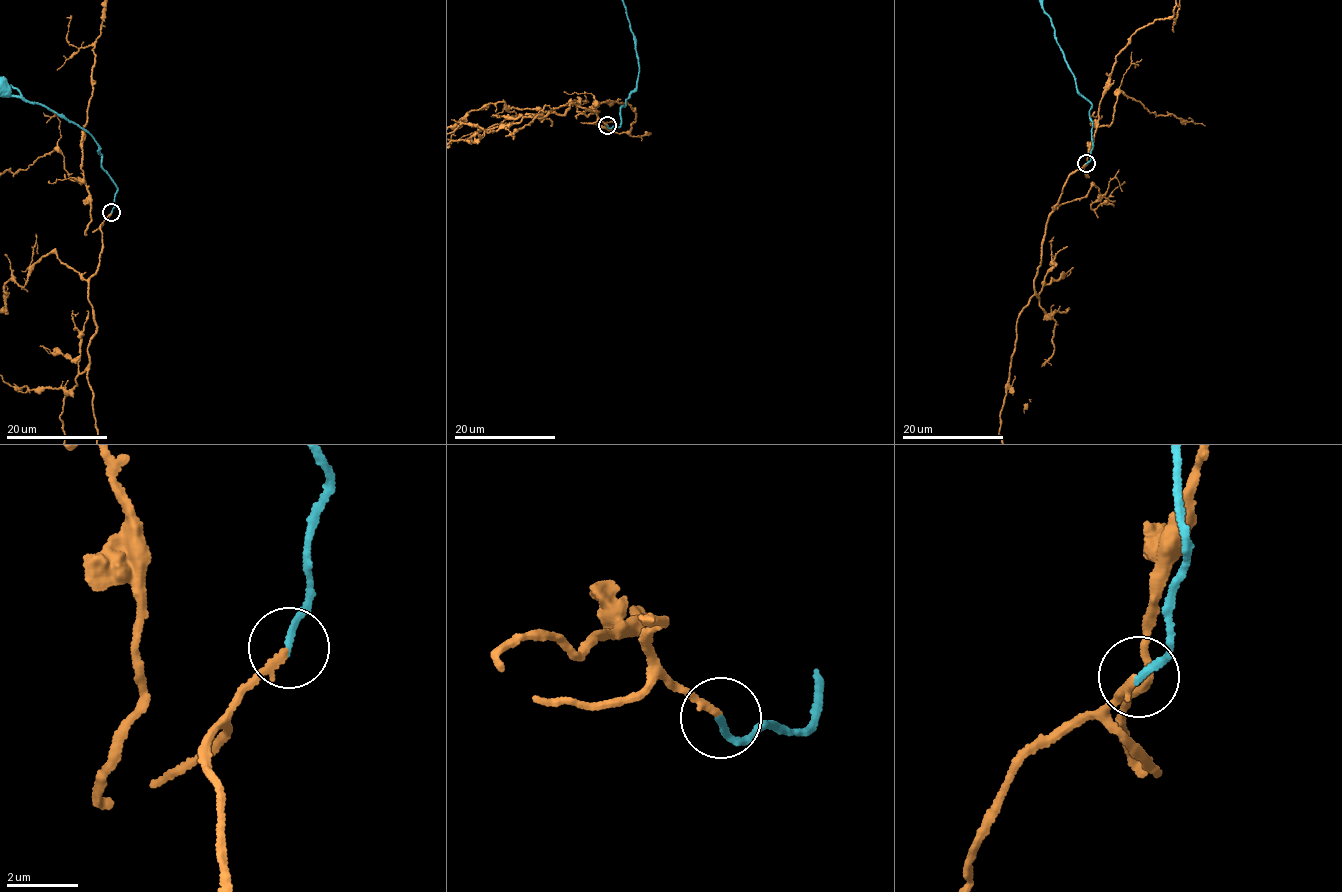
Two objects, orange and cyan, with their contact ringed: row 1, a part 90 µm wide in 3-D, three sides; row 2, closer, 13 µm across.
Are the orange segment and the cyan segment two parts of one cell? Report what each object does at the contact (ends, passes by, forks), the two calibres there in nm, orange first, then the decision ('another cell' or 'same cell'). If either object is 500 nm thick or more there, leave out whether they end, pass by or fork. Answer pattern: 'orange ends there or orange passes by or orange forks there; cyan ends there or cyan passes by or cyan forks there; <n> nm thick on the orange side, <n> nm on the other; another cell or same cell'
orange ends there; cyan ends there; 180 nm thick on the orange side, 170 nm on the other; same cell

